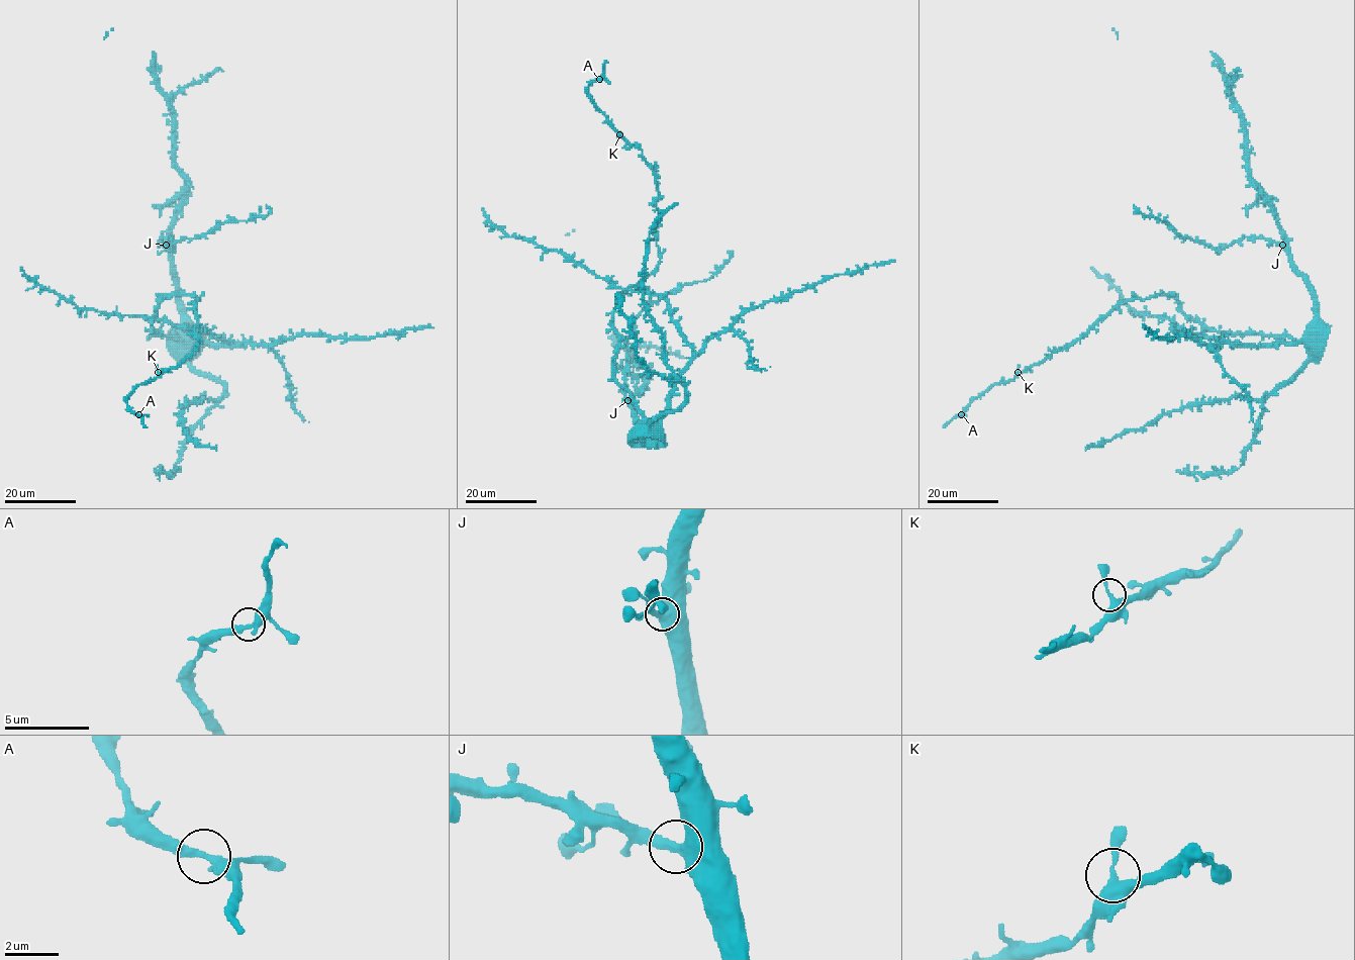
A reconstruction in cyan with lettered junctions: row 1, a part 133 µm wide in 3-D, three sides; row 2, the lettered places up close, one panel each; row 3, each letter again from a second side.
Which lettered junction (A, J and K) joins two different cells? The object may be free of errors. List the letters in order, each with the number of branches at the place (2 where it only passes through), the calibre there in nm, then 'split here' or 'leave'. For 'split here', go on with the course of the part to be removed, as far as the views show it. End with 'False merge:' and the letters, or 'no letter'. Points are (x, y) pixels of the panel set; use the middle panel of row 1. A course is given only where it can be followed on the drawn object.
A: 2 branches meet; 400 nm thick; leave
J: 2 branches meet; 480 nm thick; leave
K: 2 branches meet; 360 nm thick; leave
False merge: no letter

